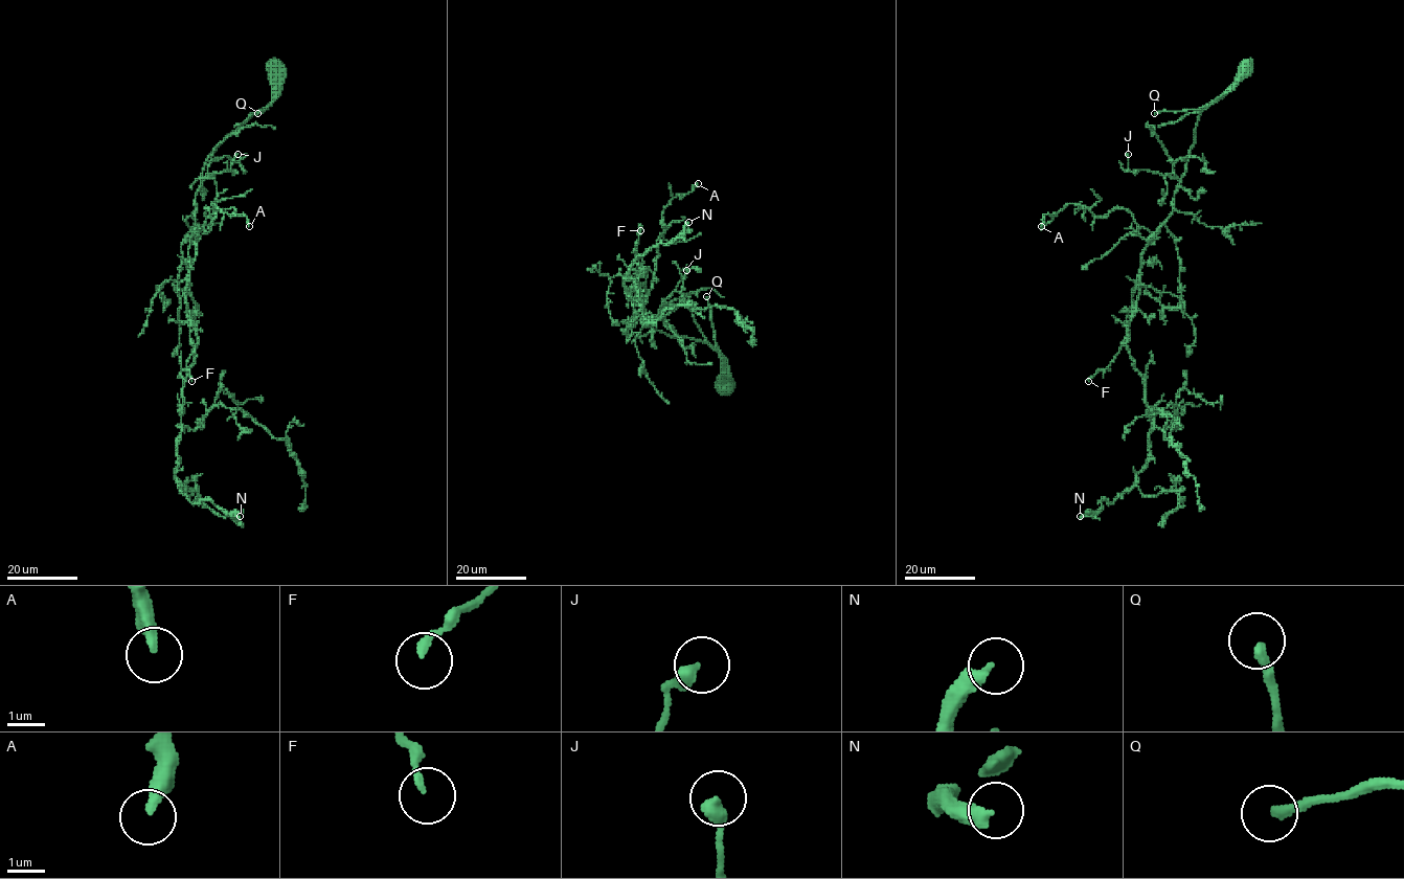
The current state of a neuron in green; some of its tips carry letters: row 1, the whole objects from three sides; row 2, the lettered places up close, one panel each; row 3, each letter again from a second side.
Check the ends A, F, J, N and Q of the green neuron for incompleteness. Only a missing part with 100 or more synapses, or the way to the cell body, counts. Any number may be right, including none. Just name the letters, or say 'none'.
N

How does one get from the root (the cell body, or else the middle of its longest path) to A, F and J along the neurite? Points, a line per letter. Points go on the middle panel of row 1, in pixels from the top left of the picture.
A: (723, 387), (727, 363), (714, 348), (657, 331), (644, 317), (656, 241), (664, 231), (662, 211), (698, 183)
F: (723, 387), (727, 363), (714, 348), (657, 331), (644, 317), (644, 285), (634, 280), (640, 230)
J: (723, 387), (727, 363), (714, 348), (670, 336), (650, 323), (676, 289), (679, 270), (686, 270)

